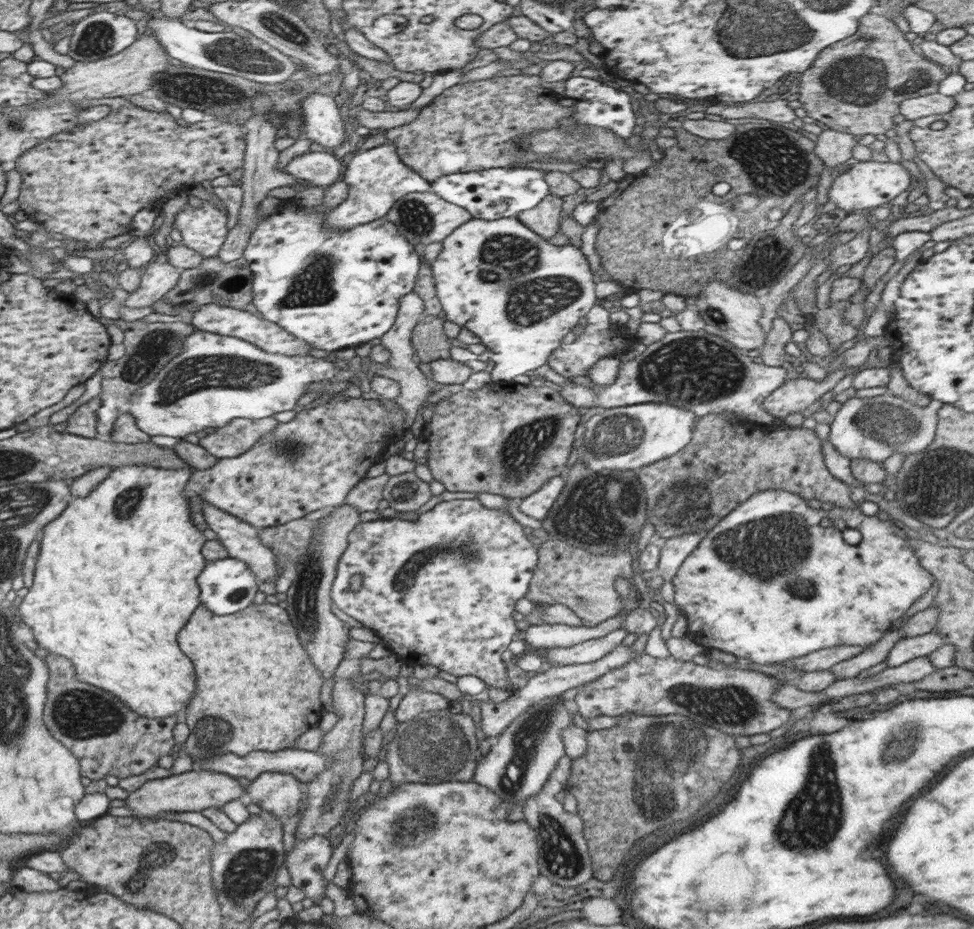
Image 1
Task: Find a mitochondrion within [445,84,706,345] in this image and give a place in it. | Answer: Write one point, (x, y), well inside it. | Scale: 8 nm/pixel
(533, 297)

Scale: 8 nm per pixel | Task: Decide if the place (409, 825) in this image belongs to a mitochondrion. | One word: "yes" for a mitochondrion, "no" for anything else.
yes

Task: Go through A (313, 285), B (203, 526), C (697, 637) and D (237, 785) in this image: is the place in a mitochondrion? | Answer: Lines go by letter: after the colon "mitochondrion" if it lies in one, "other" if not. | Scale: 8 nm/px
A: mitochondrion
B: other
C: other
D: other

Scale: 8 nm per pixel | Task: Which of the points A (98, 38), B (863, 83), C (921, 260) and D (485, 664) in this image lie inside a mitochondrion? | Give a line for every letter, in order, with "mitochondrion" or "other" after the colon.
A: mitochondrion
B: mitochondrion
C: other
D: other

